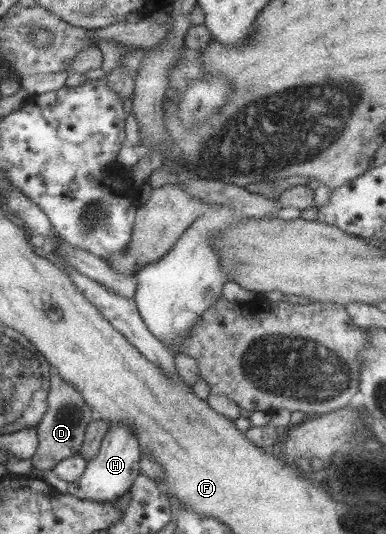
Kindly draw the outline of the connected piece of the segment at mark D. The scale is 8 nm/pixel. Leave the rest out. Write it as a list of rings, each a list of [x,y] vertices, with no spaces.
[[[49,366],[49,387],[46,396],[46,411],[35,426],[38,446],[31,457],[34,474],[42,470],[51,470],[62,459],[74,456],[81,447],[87,424],[93,420],[91,407],[85,403],[81,393],[63,381],[57,371]]]

